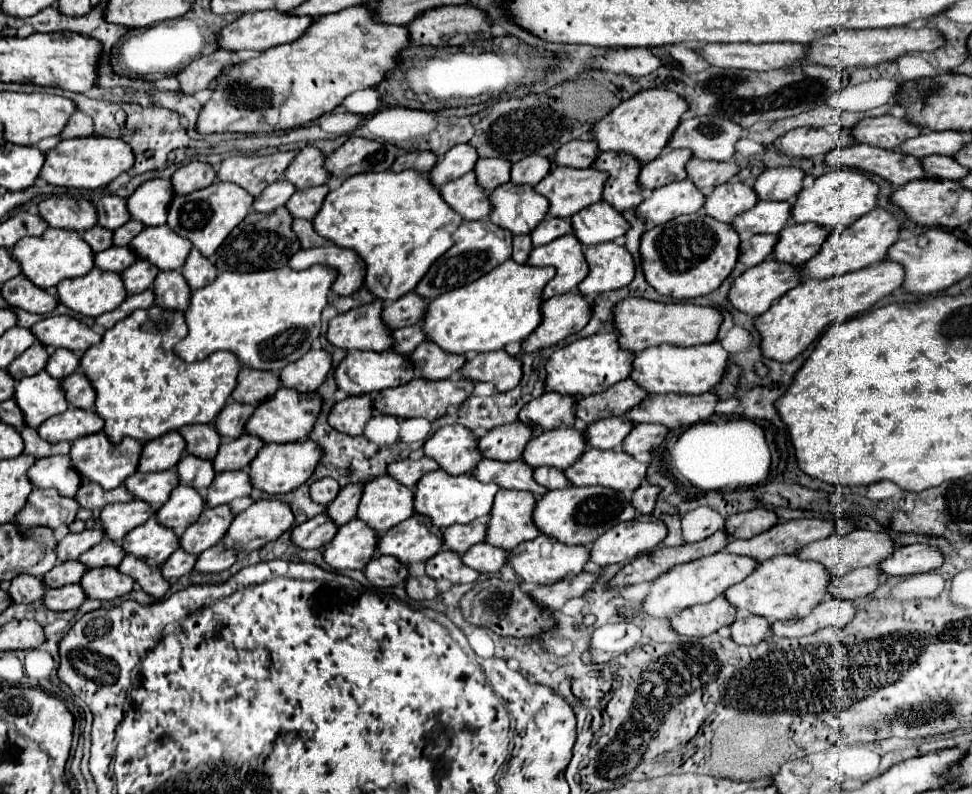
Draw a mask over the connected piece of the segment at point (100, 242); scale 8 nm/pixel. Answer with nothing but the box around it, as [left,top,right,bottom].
[83,225,113,253]

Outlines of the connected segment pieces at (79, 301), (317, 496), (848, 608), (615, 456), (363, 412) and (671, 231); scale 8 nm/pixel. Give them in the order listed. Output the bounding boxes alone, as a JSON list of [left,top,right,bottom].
[[57,269,127,317],[311,477,341,505],[771,597,855,637],[565,449,647,491],[329,395,373,435],[641,213,741,299]]

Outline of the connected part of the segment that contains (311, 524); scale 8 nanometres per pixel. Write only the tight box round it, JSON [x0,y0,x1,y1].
[291,513,339,549]

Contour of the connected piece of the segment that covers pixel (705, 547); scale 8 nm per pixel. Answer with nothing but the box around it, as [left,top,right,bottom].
[611,531,729,587]

